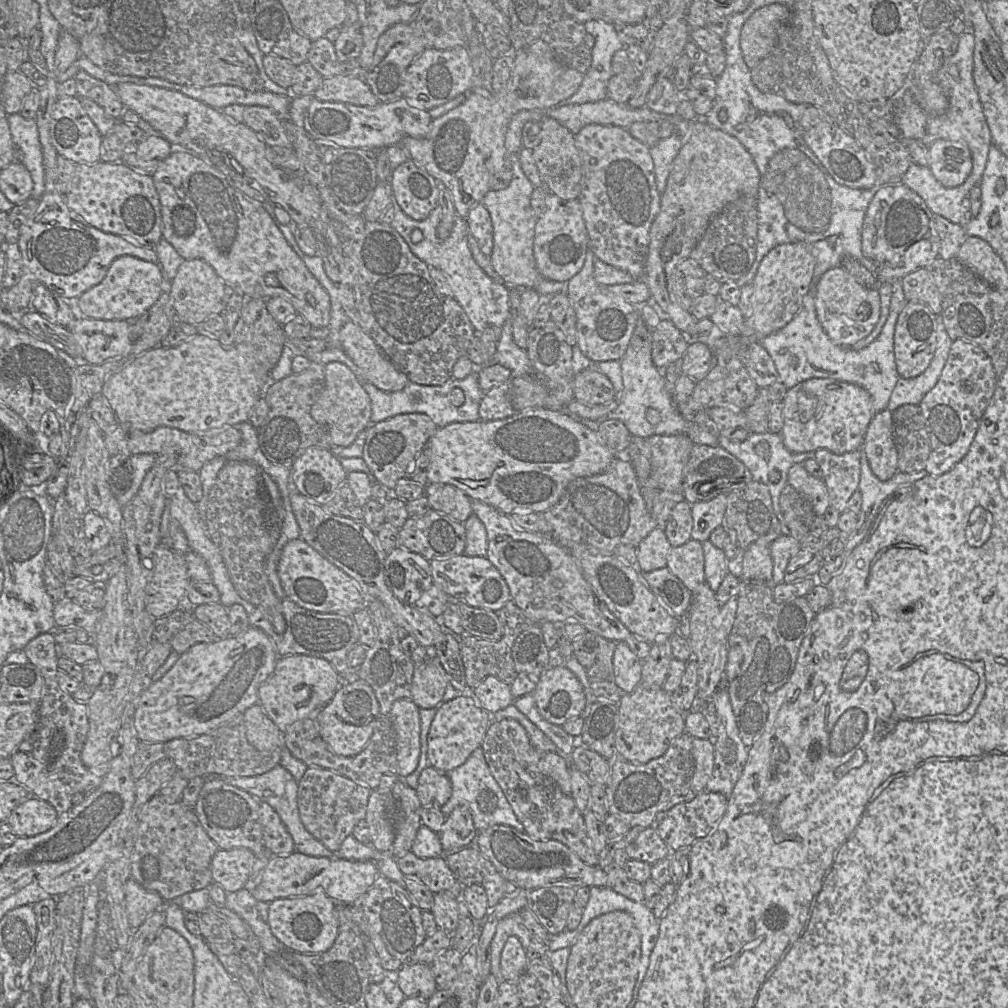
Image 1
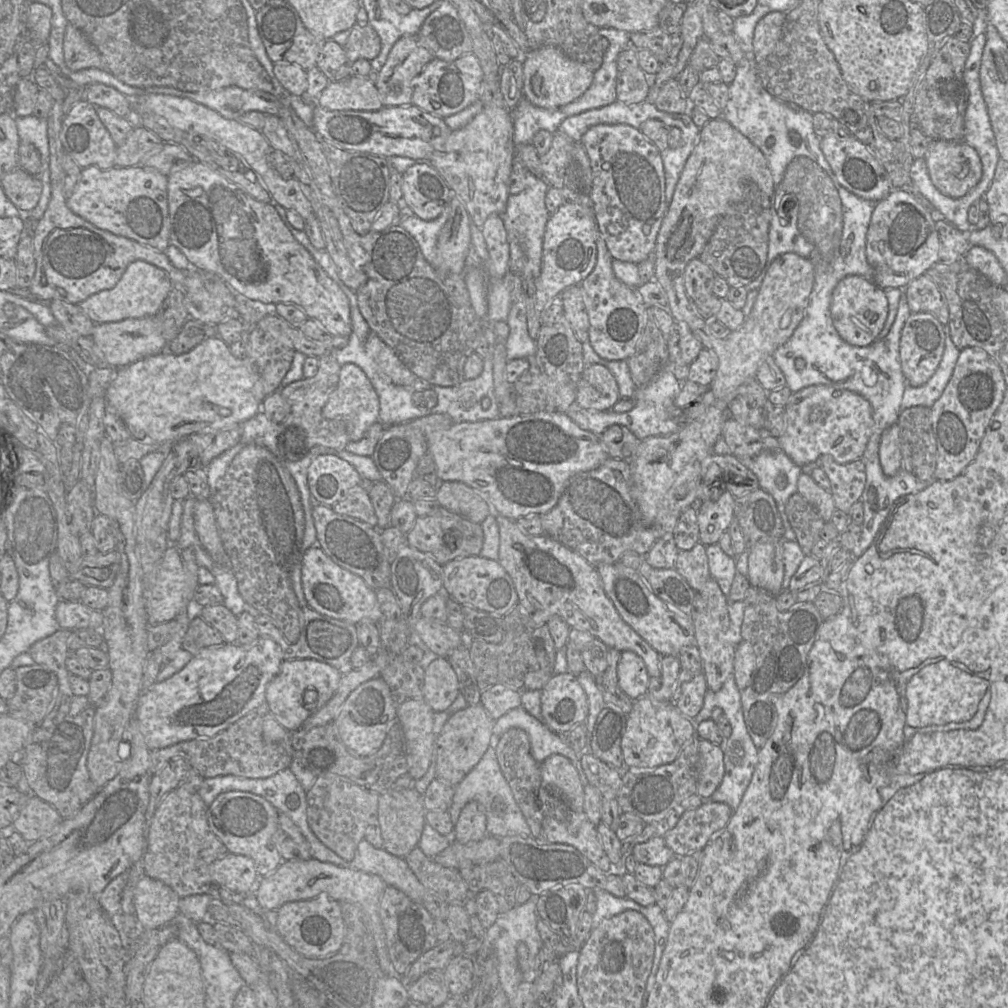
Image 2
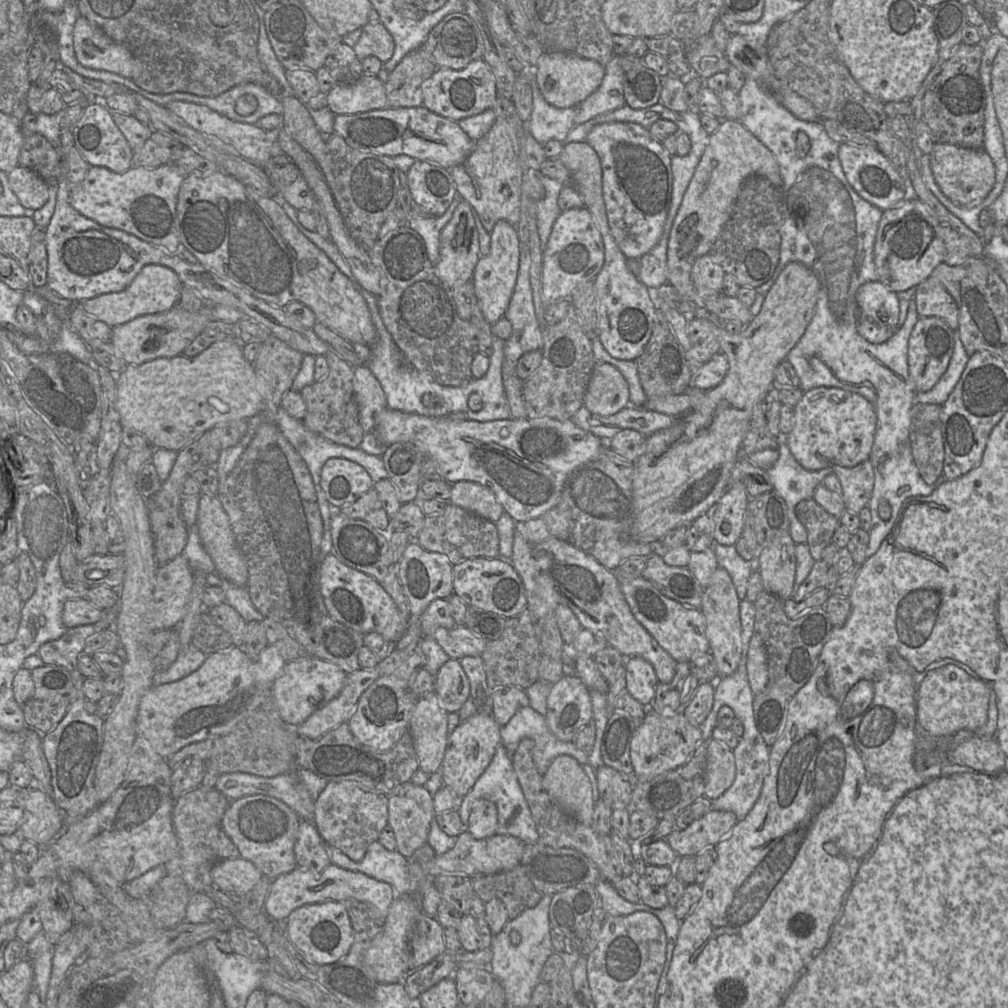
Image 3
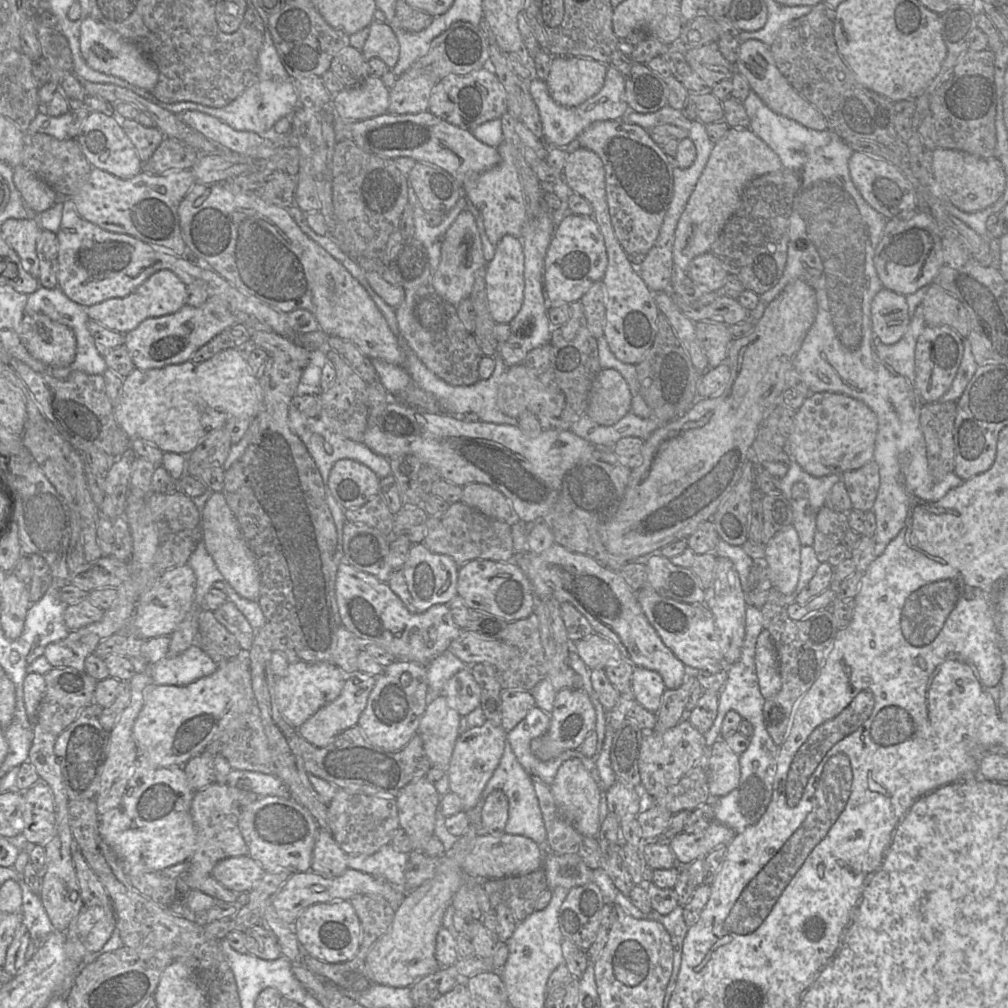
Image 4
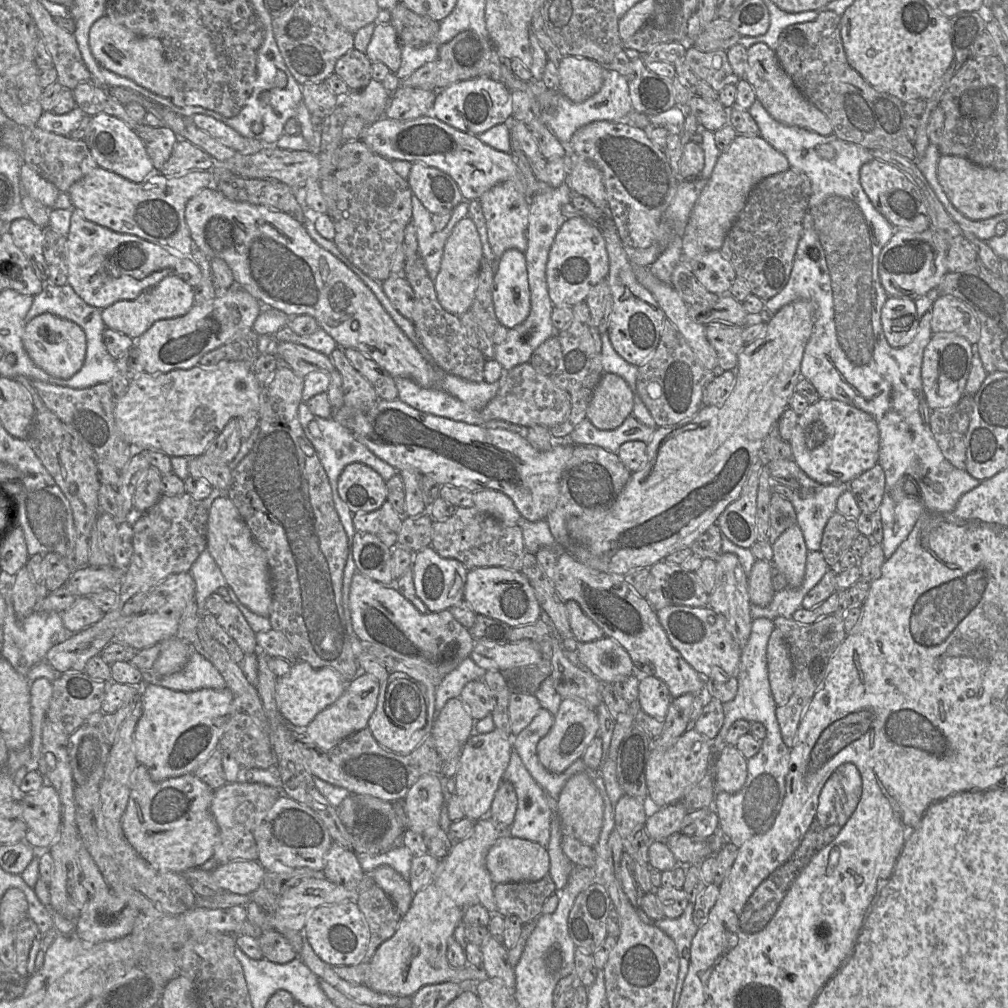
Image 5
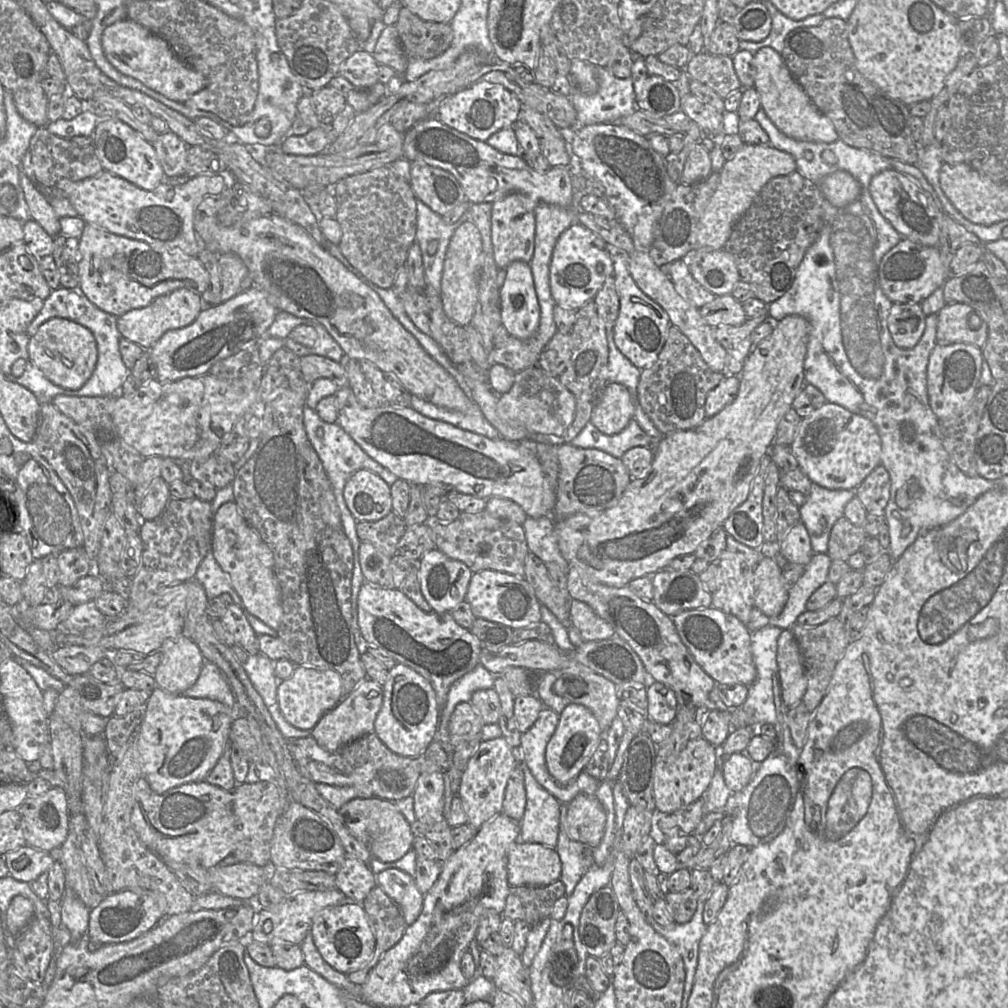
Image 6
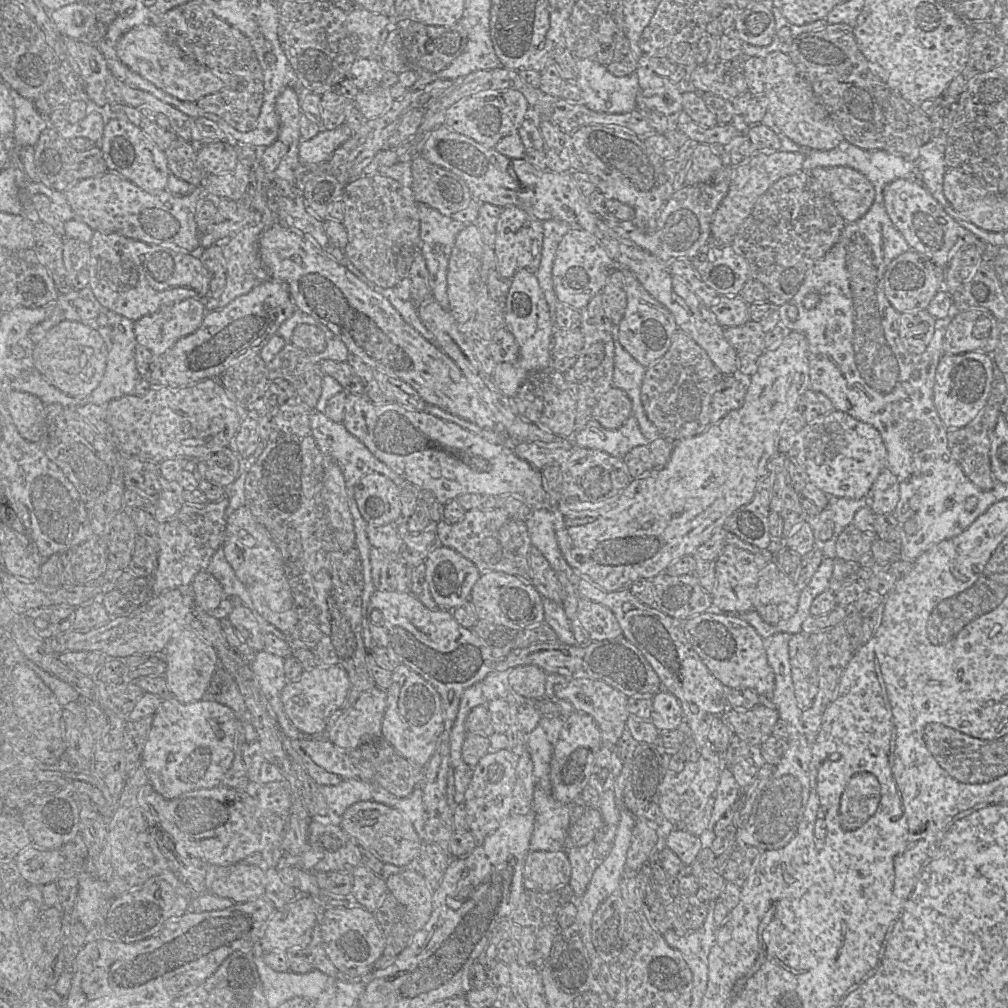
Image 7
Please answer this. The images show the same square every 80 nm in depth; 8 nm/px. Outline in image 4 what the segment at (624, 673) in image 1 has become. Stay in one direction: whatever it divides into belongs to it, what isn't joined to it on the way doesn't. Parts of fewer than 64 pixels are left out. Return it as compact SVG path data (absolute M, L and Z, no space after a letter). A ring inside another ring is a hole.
M635 666L631 676L631 691L634 699L646 710L656 714L666 686L655 671Z

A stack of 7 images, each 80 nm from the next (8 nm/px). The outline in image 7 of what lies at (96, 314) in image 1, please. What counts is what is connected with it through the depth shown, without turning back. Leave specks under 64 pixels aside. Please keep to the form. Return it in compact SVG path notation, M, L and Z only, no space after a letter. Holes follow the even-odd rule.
M195 298L165 305L134 322L137 343L162 356L179 339L195 332L206 313L204 304Z

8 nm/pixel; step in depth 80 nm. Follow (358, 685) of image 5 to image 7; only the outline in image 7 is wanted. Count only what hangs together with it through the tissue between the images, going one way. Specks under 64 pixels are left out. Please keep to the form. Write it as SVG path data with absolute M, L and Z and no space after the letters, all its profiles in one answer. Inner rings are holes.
M374 687L363 692L349 708L340 708L332 716L325 737L341 749L380 738L386 707L386 690Z

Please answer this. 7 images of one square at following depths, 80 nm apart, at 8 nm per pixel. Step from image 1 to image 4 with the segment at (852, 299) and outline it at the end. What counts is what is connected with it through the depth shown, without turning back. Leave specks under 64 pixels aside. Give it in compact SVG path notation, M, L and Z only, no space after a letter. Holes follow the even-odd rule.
M882 288L871 302L873 332L886 345L897 343L907 331L911 316L905 296Z

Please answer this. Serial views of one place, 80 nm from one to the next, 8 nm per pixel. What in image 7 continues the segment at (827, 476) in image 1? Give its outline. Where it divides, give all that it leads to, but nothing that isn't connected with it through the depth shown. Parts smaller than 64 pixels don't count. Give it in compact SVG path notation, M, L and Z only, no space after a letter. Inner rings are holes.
M884 468L865 497L866 505L875 514L893 514L900 499L900 486L896 475Z

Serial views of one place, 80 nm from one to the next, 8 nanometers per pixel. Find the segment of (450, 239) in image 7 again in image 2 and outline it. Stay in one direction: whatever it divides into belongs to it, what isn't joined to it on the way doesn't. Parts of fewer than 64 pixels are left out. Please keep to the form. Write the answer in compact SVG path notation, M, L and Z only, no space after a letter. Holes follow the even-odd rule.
M450 200L442 212L431 220L423 220L413 215L407 207L399 206L399 208L400 212L406 215L400 223L401 226L417 240L425 259L433 267L437 266L437 238L441 228L449 218Z

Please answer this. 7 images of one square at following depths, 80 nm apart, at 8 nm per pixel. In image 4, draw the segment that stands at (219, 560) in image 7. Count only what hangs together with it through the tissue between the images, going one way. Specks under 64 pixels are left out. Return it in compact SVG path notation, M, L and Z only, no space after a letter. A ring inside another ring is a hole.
M203 541L198 543L189 557L188 565L193 570L196 578L194 606L201 610L203 609L204 596L213 588L215 582L224 581L224 577L219 572Z

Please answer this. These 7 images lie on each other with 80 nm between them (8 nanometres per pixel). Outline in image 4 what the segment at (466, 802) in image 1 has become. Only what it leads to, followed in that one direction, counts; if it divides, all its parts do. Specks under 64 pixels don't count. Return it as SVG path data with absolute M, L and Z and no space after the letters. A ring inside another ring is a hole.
M508 742L505 744L504 752L498 767L483 790L481 800L474 808L466 811L466 814L471 821L470 828L472 825L473 828L479 828L484 799L495 790L503 791L509 801L509 818L504 832L513 835L523 835L530 838L540 846L545 846L547 831L535 792L532 776L519 763L511 745Z

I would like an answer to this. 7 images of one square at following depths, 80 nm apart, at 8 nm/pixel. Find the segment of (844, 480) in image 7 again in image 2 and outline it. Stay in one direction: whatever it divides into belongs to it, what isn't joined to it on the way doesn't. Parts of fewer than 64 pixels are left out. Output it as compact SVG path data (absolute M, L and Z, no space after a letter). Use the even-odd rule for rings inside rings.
M816 384L792 393L785 409L786 430L779 437L779 442L785 453L800 467L818 461L824 454L830 455L840 464L862 458L873 429L872 407L862 395L847 389Z

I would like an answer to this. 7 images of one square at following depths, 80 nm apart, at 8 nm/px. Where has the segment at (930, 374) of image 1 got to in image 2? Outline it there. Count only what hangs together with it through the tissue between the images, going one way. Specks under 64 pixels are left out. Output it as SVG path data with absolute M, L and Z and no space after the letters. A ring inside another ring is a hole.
M946 326L945 333L945 349L937 370L928 382L922 386L914 387L909 384L905 385L901 410L912 406L930 408L941 397L948 385L959 357L960 349L953 343L949 329Z

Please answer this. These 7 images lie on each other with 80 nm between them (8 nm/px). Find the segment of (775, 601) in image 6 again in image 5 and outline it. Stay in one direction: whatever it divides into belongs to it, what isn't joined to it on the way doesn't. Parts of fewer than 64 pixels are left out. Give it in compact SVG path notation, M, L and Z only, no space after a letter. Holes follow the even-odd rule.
M757 560L748 577L748 594L752 604L768 606L775 594L772 577L774 567L769 561Z

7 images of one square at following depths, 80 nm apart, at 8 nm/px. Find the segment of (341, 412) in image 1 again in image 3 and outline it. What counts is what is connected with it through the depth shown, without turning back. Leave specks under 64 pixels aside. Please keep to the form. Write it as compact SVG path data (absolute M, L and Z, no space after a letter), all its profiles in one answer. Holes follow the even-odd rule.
M366 365L354 368L354 399L359 408L359 421L366 433L374 430L376 419L387 407L381 384Z

